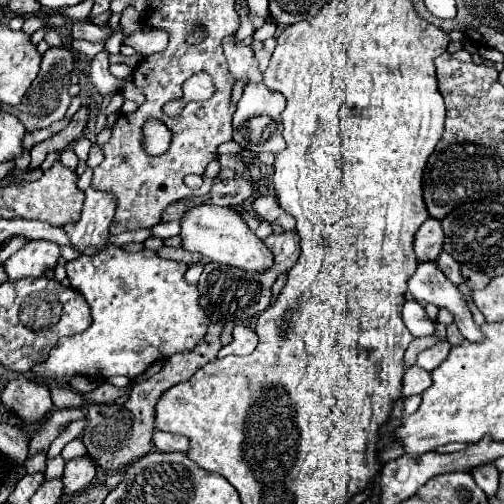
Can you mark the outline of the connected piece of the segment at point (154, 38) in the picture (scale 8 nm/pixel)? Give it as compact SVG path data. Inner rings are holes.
M139 30L127 40L127 44L133 46L135 51L143 56L163 51L163 48L167 48L167 42L169 34L165 34L163 30L149 30L149 32Z

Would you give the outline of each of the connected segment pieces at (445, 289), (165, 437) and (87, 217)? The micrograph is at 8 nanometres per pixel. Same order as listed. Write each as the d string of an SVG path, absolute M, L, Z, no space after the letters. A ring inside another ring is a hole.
M423 262L417 266L415 274L409 278L409 292L415 300L425 304L435 304L449 308L455 316L455 324L459 332L471 342L483 342L481 328L473 322L471 310L459 294L459 288L445 278L445 274L435 266L435 262Z
M155 430L153 434L153 444L159 452L187 452L189 450L189 440L179 434L169 434Z
M89 188L85 192L85 206L79 222L63 226L71 246L81 252L85 248L101 248L109 242L111 220L115 214L115 198L107 192Z

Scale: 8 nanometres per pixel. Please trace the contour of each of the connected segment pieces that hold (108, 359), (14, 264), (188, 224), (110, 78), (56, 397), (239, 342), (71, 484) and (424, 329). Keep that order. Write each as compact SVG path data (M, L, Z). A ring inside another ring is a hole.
M109 244L107 248L99 250L93 256L81 254L79 258L65 264L67 278L71 282L71 288L83 294L91 308L91 326L73 336L65 336L57 342L55 350L49 352L49 358L45 362L39 362L31 368L37 380L47 384L69 384L75 376L87 376L95 378L99 374L101 380L113 378L113 376L127 376L135 378L141 374L149 364L161 358L169 358L175 352L191 350L199 338L207 332L209 318L199 306L199 292L195 284L187 284L183 280L183 274L187 270L185 262L175 262L157 256L153 250L141 250L141 252L125 252L119 246Z
M31 240L21 250L17 250L7 262L5 272L9 282L17 282L23 278L41 278L47 270L51 270L59 260L59 248L47 240Z
M211 202L199 204L183 214L179 220L181 224L181 240L183 248L189 252L199 252L205 258L227 264L227 266L237 266L243 270L253 270L253 272L263 272L273 264L273 254L271 250L255 236L253 230L245 224L241 214L229 206L215 206Z
M99 52L95 54L95 58L91 60L91 82L95 86L95 90L101 94L101 98L119 92L127 82L131 82L131 78L115 78L109 68L107 68L107 52Z
M51 386L50 388L51 398L53 398L53 404L58 409L63 408L79 408L83 406L85 402L79 398L81 394L71 390L71 388L61 388L61 386Z
M235 326L233 340L219 350L219 358L229 356L229 354L245 356L245 354L251 354L255 350L255 346L257 346L257 334L255 334L255 330L249 328L249 326Z
M83 456L77 460L71 460L65 464L65 472L63 472L63 492L67 496L73 496L77 492L83 492L89 488L89 484L95 478L95 464L91 462L91 458Z
M415 300L405 302L403 306L403 322L413 336L431 336L435 332L435 322L431 322L423 310L423 306Z

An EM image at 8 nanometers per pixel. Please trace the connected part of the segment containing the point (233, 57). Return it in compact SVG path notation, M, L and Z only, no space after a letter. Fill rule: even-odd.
M235 36L223 40L225 58L229 62L229 74L235 78L235 82L245 80L245 84L259 84L261 72L257 68L257 62L253 60L253 52L247 44L237 42Z

